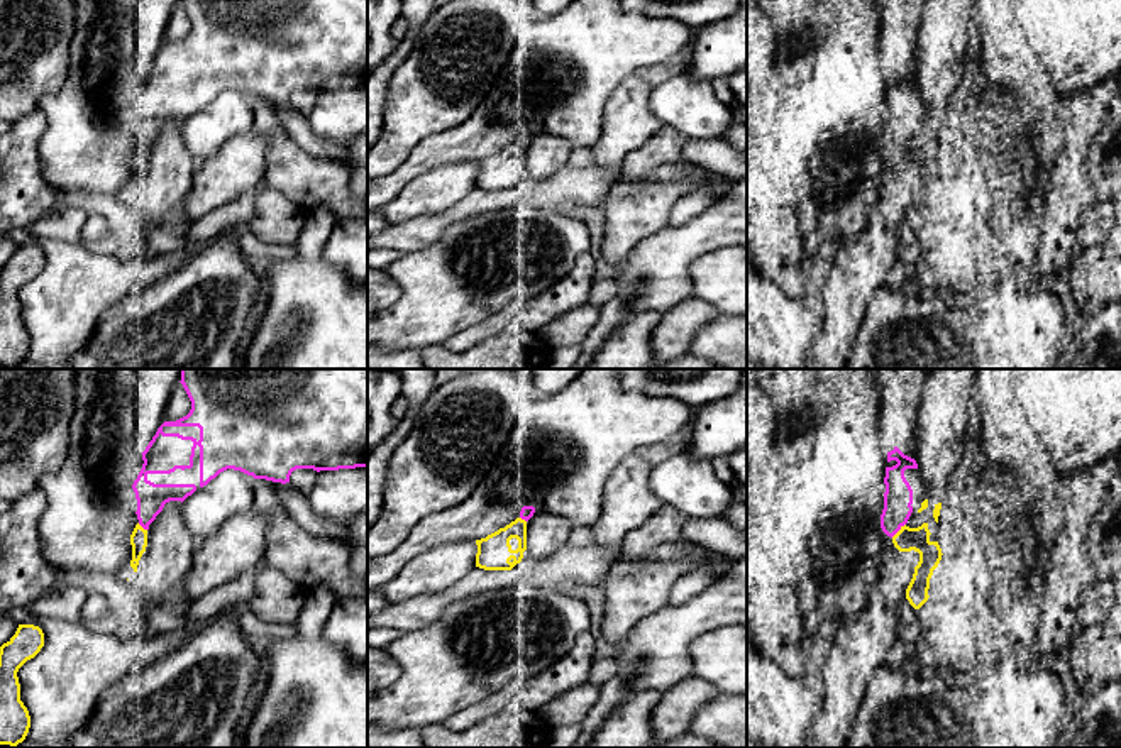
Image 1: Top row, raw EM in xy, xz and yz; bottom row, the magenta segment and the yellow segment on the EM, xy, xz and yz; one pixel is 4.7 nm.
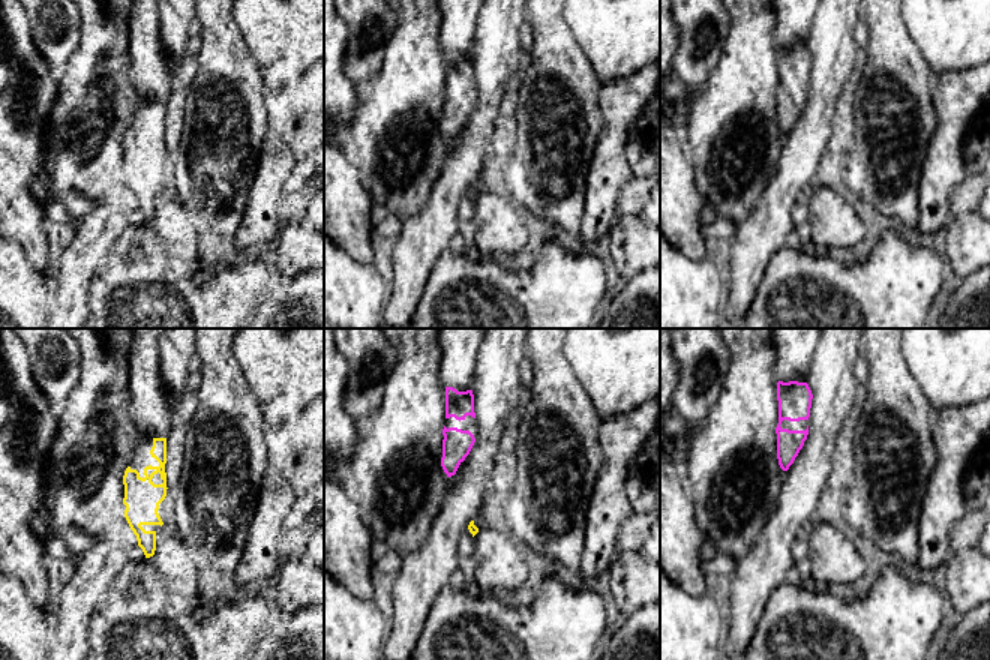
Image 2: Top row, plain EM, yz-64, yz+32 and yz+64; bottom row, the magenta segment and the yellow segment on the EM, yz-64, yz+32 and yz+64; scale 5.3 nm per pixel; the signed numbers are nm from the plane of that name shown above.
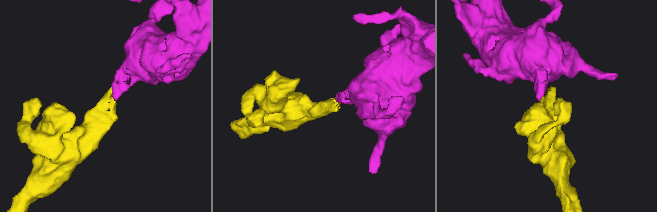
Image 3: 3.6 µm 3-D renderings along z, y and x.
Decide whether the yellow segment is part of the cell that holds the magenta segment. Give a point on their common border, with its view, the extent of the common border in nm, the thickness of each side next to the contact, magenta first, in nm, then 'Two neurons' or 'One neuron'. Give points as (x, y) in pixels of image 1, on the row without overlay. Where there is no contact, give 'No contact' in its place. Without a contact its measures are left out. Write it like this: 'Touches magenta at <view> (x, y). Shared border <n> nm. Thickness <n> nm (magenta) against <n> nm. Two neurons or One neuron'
Touches magenta at yz (898, 151). Shared border 100 nm. Thickness 140 nm (magenta) against 110 nm. One neuron

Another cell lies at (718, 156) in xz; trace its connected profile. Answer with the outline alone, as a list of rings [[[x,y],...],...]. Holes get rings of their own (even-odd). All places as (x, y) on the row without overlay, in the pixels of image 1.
[[[691,139],[686,144],[686,161],[708,168],[725,179],[738,181],[747,178],[747,156],[730,146],[725,139]]]

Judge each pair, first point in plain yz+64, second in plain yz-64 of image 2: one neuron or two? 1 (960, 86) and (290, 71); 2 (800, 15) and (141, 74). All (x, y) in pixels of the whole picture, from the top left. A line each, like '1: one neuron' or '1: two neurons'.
1: two neurons
2: one neuron

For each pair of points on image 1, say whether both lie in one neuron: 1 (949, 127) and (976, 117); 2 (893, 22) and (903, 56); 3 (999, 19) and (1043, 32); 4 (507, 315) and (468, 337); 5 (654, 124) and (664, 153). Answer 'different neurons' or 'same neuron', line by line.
1: different neurons
2: same neuron
3: different neurons
4: same neuron
5: different neurons

